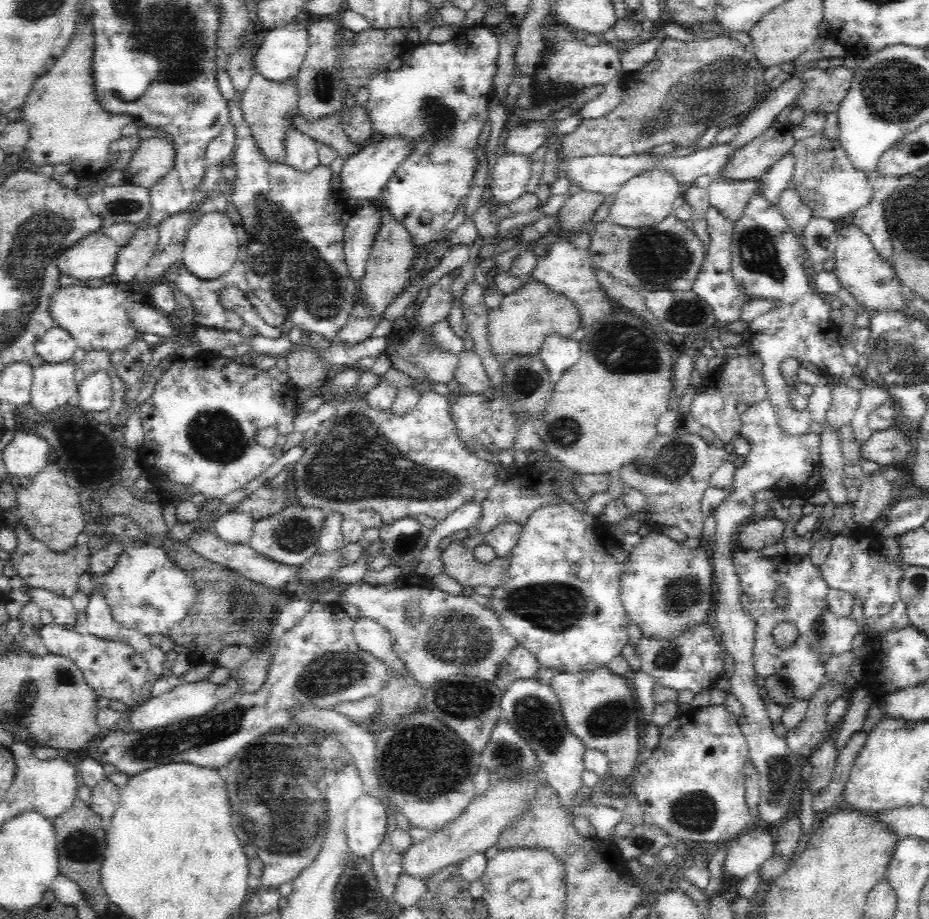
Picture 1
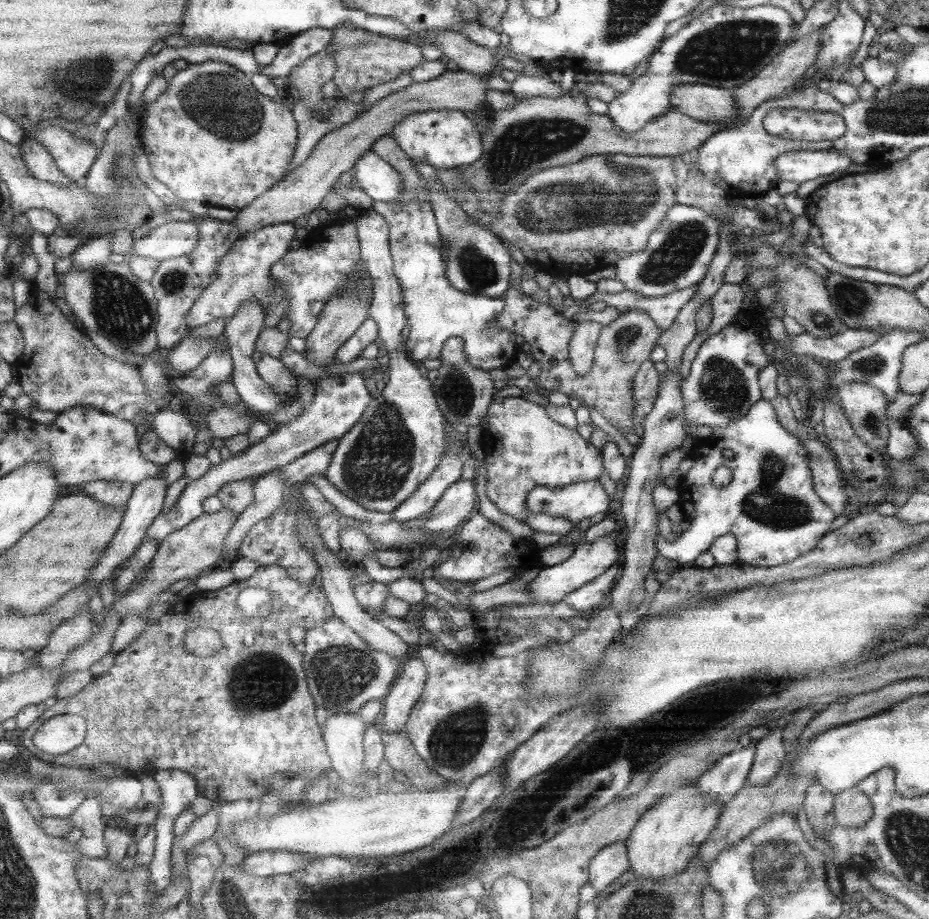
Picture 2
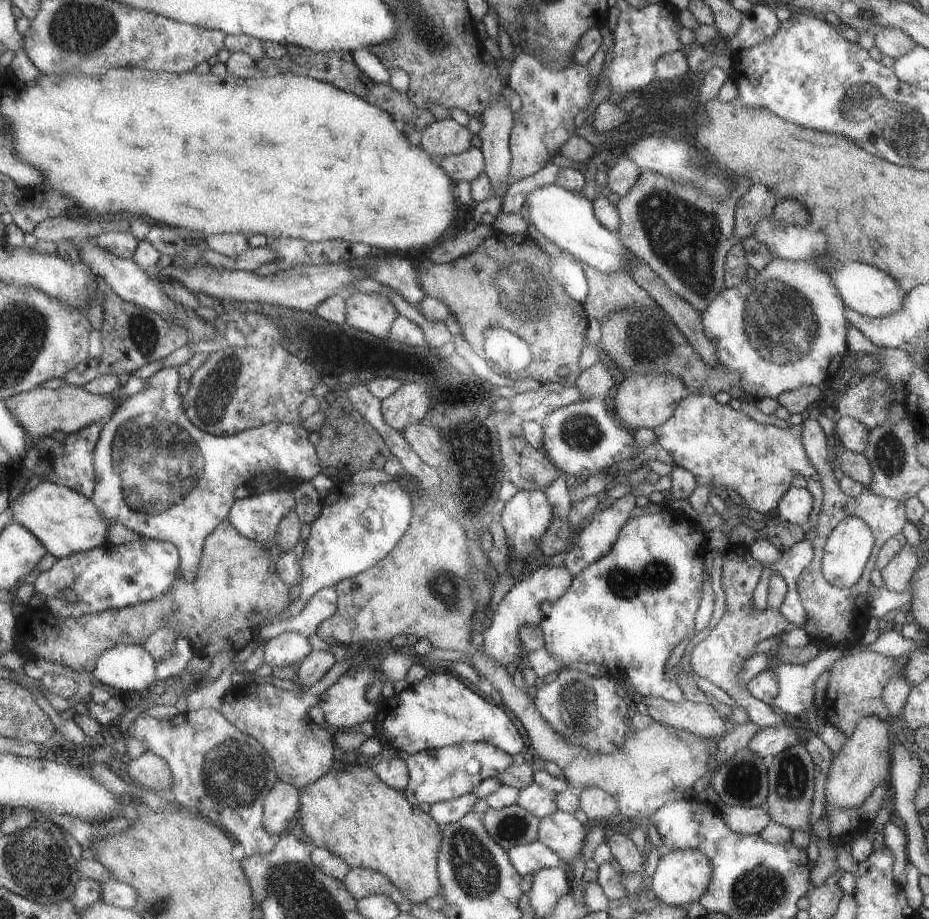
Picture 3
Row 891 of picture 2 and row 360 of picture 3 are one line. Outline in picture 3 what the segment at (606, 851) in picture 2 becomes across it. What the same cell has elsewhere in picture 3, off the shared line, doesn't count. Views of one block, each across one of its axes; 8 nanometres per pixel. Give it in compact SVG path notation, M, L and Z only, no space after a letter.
M598 358L589 368L579 373L573 385L577 386L585 397L592 398L584 400L602 400L614 385L609 372L605 362Z

